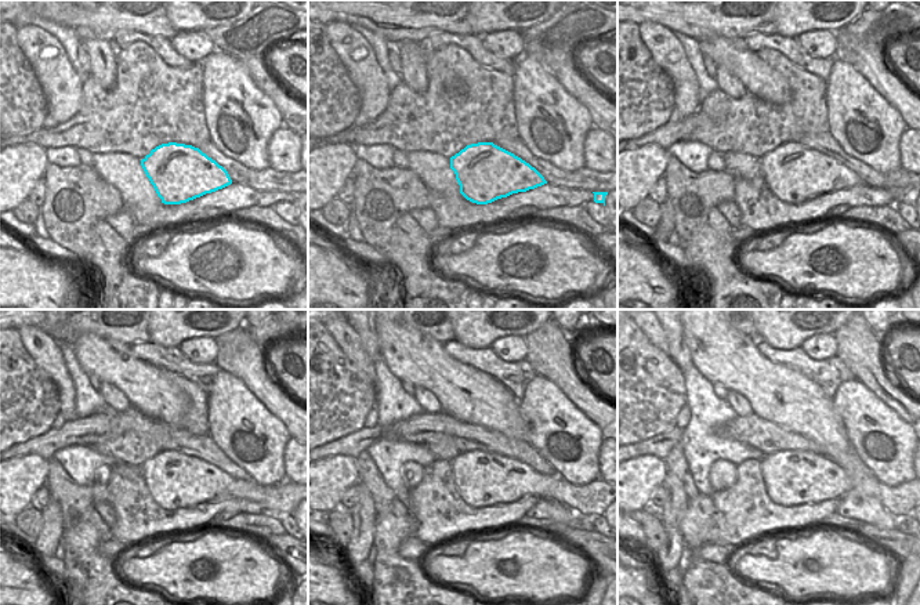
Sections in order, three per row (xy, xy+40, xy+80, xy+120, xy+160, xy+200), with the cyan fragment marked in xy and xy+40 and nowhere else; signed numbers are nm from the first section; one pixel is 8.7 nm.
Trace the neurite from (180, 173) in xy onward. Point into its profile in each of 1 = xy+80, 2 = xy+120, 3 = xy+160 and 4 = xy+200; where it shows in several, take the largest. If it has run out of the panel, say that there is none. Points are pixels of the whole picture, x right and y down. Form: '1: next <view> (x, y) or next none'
1: next xy+80 (793, 171)
2: next xy+120 (174, 479)
3: next xy+160 (482, 478)
4: next xy+200 (793, 477)

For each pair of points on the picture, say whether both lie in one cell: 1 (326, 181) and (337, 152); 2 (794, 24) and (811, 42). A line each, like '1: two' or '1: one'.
1: one
2: two

